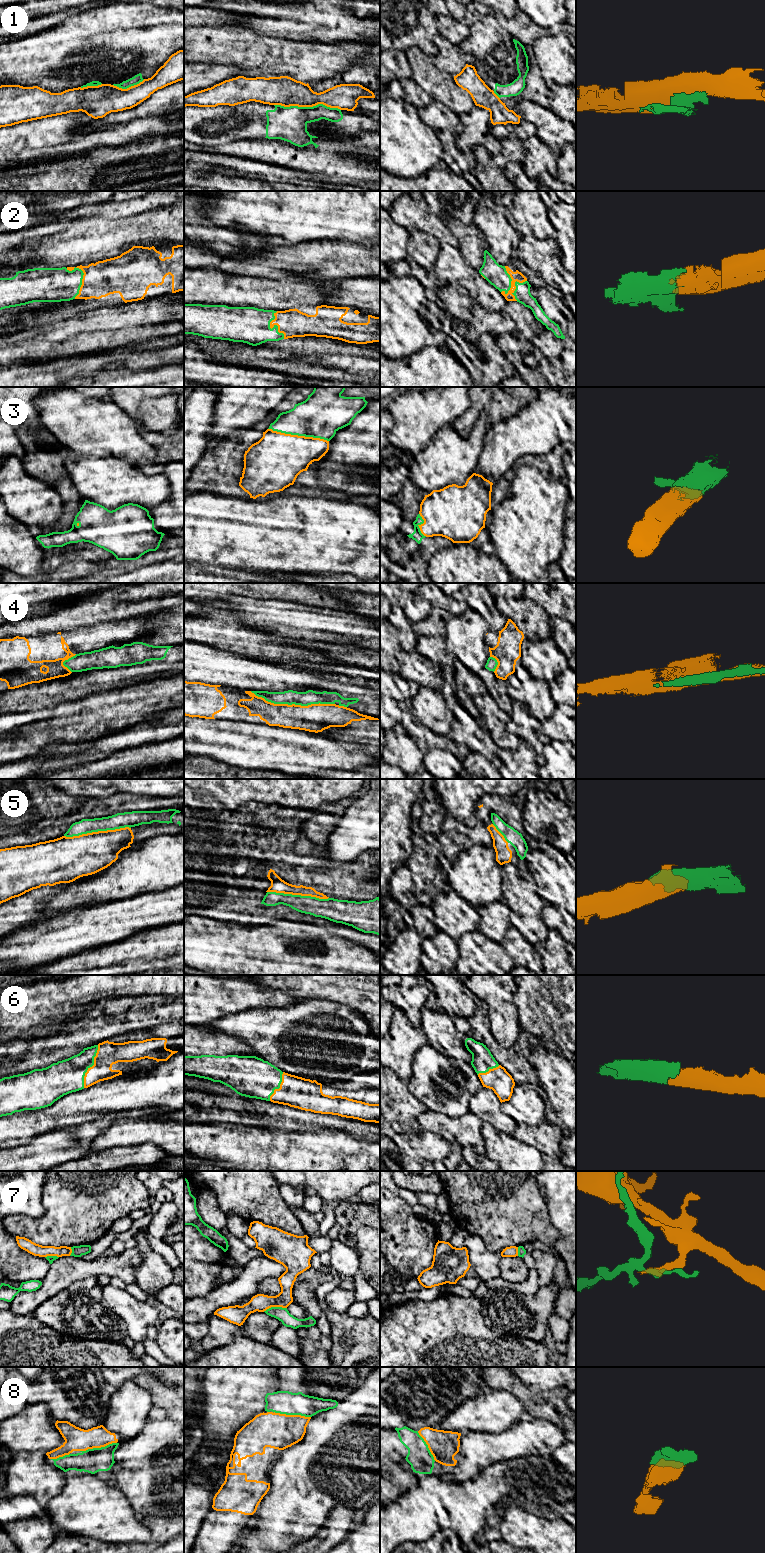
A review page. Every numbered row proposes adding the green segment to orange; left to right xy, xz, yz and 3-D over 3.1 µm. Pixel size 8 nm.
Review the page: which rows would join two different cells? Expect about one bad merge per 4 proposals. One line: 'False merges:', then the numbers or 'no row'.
False merges: 1, 4, 7

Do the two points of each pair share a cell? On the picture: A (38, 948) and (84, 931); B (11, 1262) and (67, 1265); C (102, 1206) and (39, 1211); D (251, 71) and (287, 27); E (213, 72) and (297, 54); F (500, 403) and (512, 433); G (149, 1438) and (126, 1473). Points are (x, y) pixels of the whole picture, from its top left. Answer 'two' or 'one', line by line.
A: one
B: two
C: two
D: two
E: two
F: two
G: one

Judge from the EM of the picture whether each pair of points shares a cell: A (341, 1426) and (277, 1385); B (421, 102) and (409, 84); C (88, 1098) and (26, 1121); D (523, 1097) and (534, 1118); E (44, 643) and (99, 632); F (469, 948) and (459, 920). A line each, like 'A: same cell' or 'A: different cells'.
A: different cells
B: same cell
C: same cell
D: same cell
E: same cell
F: different cells

